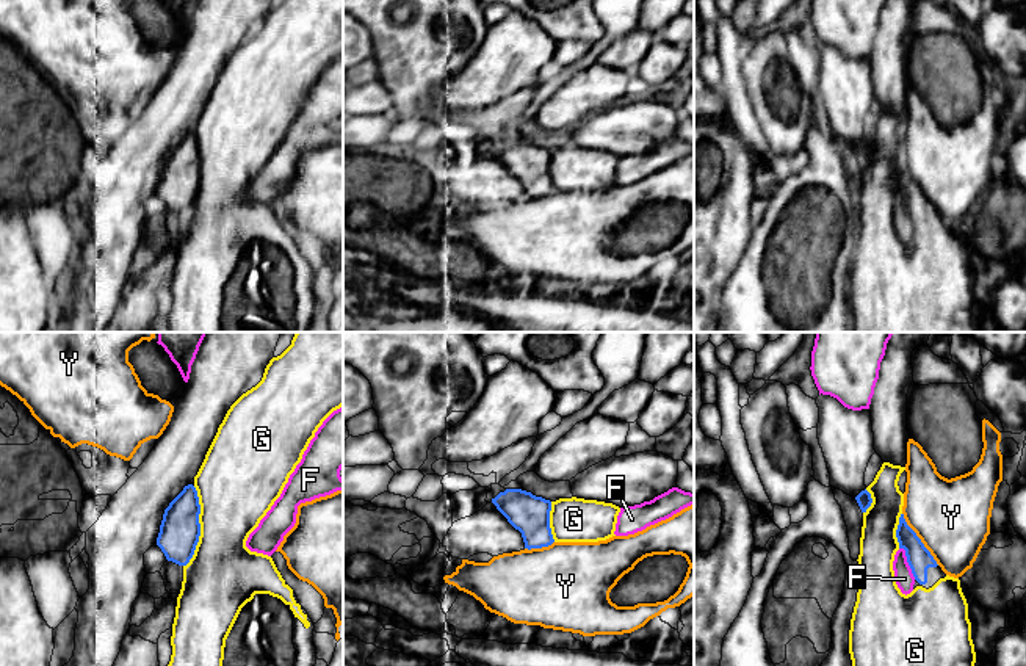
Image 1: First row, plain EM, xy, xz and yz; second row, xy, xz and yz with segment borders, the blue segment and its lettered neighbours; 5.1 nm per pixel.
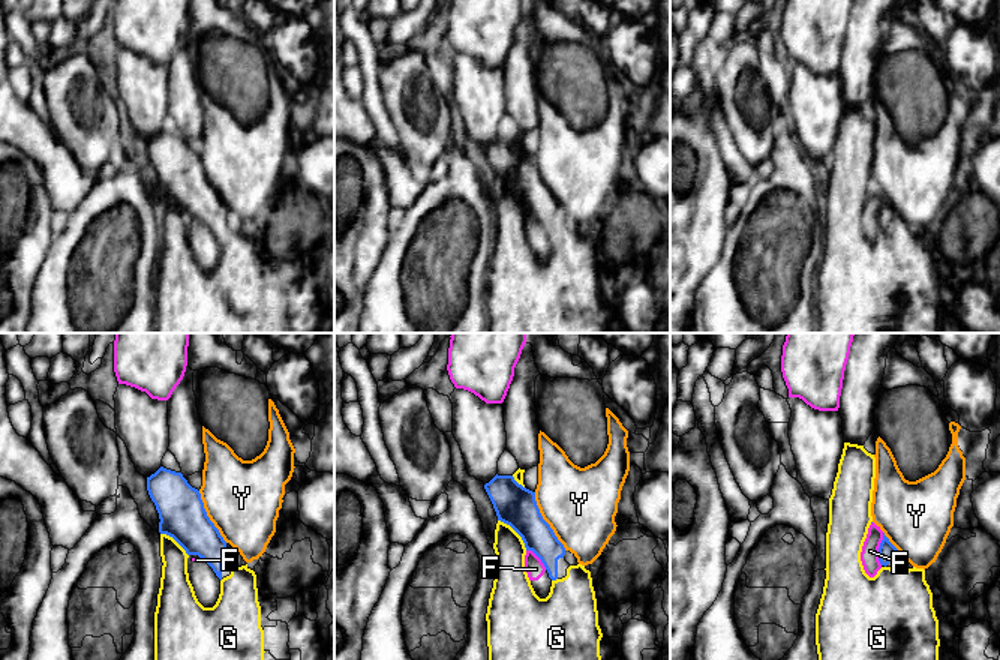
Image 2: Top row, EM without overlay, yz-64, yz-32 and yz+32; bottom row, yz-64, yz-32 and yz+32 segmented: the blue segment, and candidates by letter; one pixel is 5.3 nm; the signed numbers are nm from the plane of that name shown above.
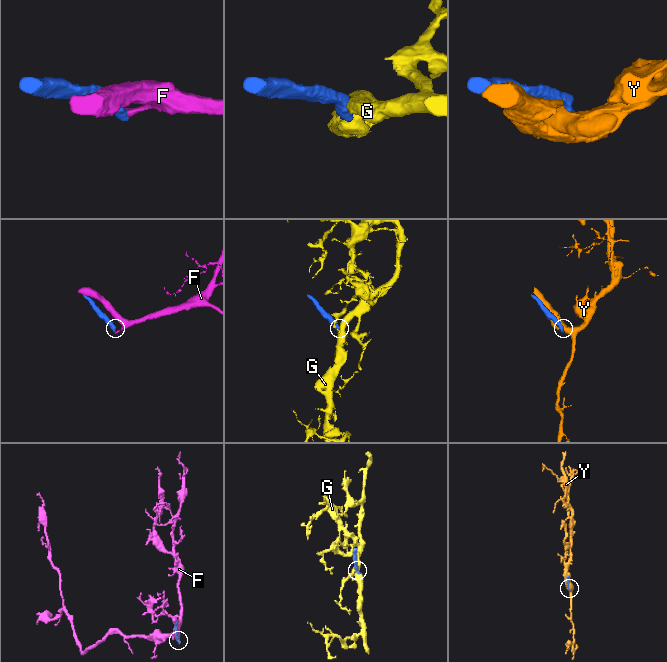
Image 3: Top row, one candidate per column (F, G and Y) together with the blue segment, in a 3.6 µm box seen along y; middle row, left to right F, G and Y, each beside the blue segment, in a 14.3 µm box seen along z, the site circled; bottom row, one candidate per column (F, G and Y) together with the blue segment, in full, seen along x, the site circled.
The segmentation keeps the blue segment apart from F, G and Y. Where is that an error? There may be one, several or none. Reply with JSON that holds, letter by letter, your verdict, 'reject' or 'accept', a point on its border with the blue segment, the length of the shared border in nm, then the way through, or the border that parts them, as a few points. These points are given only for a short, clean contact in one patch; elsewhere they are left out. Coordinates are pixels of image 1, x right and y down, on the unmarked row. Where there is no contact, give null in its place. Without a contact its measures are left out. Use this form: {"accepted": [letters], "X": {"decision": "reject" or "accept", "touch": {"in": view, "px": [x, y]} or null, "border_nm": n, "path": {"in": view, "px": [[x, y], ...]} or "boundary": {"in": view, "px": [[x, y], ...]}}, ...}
{"accepted": ["G"], "F": {"decision": "reject", "touch": {"in": "yz", "px": [907, 210]}, "border_nm": 190}, "G": {"decision": "accept", "touch": {"in": "xy", "px": [199, 176]}, "border_nm": 420}, "Y": {"decision": "reject", "touch": {"in": "yz", "px": [920, 188]}, "border_nm": 320}}

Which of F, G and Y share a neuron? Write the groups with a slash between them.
F / G / Y

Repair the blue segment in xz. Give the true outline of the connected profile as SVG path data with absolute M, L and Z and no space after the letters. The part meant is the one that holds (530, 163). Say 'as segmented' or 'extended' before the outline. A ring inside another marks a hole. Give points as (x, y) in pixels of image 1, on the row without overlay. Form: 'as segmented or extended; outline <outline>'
extended; outline M506 138L492 152L522 182L525 197L542 197L553 191L598 191L614 183L620 157L612 152L536 146L522 138Z

